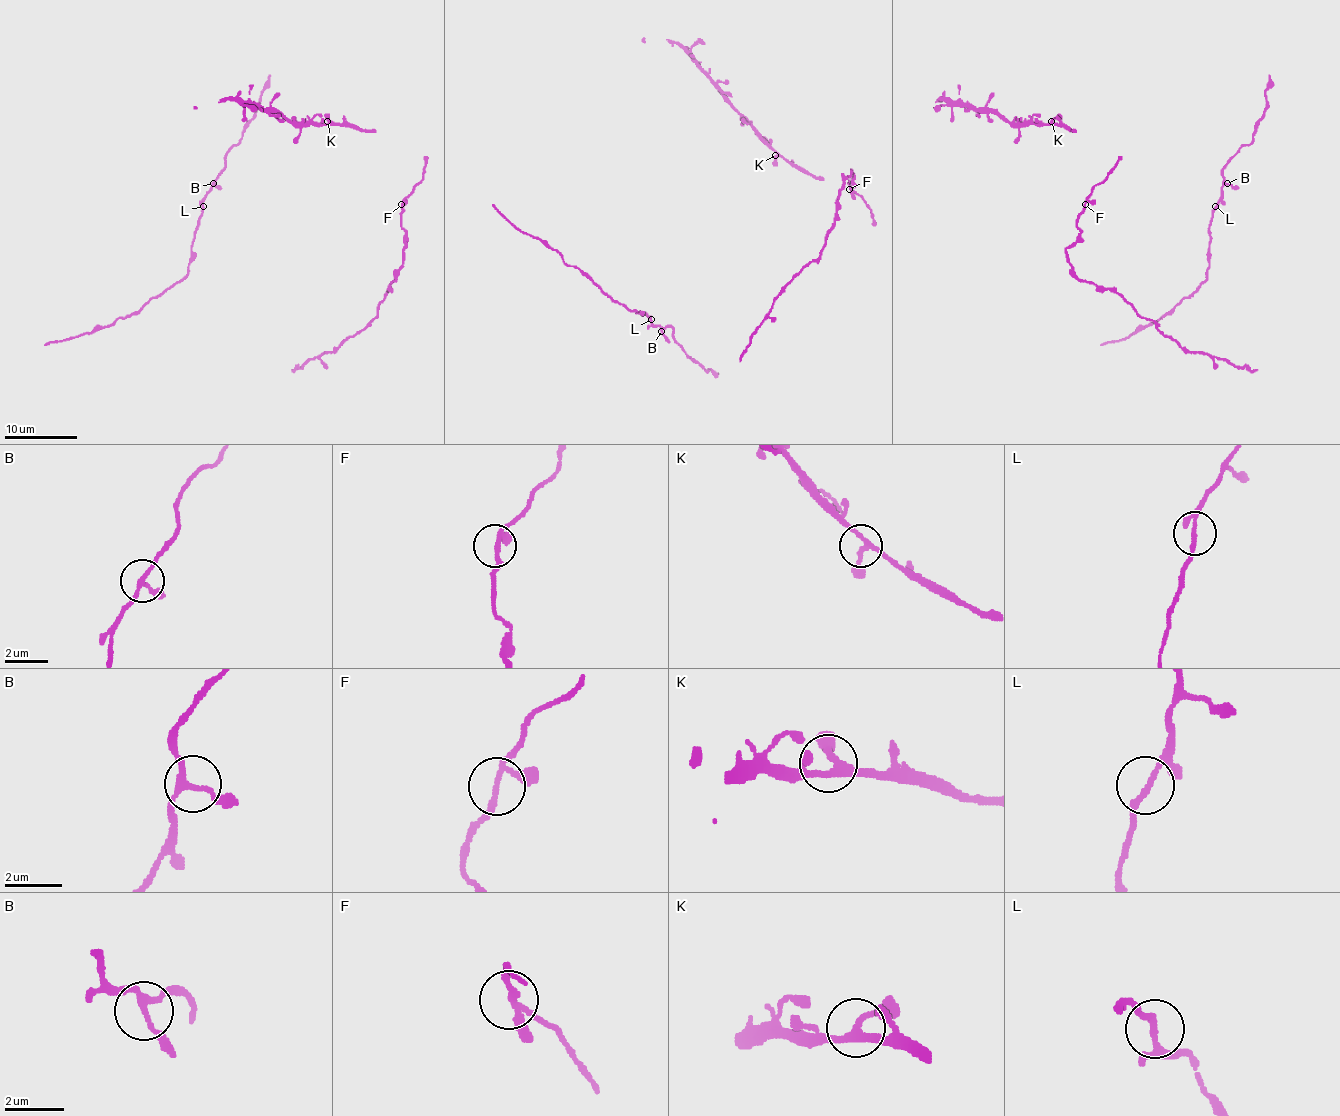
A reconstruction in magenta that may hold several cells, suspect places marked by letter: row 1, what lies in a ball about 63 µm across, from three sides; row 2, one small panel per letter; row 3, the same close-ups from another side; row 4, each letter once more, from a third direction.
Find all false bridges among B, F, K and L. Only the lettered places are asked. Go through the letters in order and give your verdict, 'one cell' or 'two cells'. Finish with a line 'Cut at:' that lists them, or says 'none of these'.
B: one cell
F: one cell
K: one cell
L: one cell
Cut at: none of these

